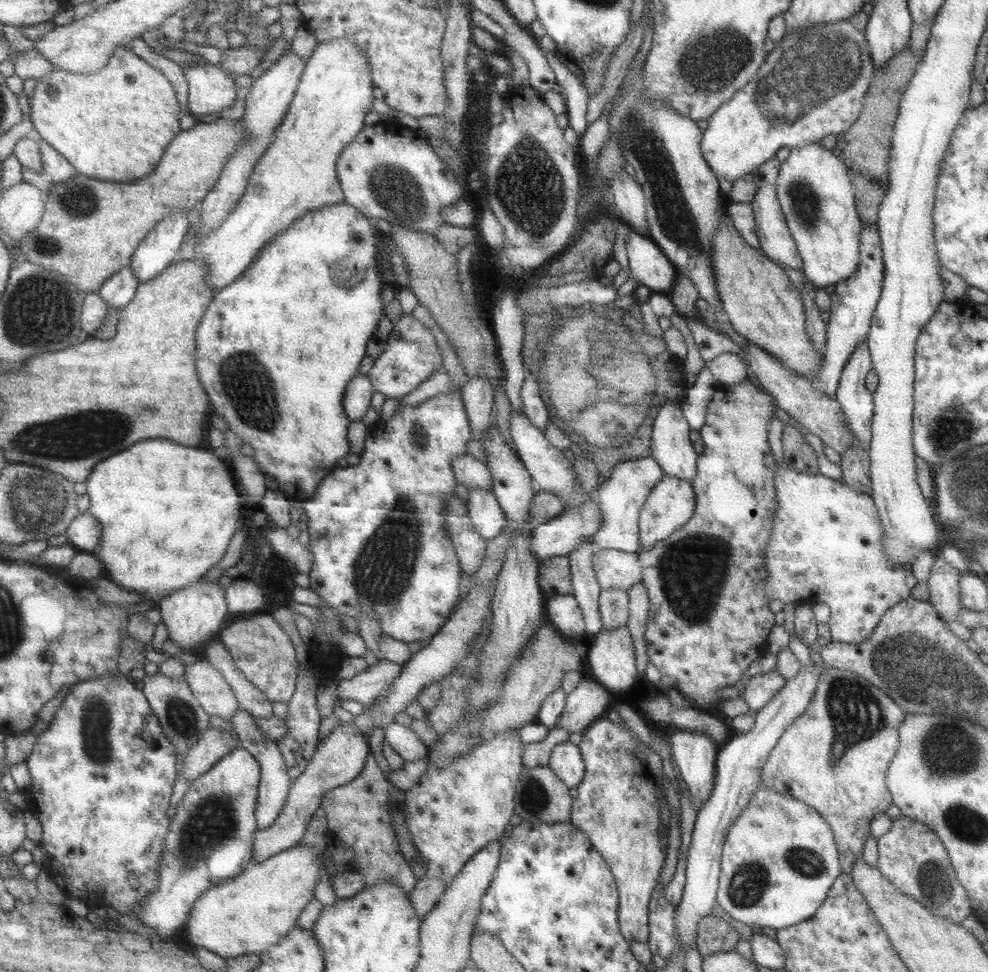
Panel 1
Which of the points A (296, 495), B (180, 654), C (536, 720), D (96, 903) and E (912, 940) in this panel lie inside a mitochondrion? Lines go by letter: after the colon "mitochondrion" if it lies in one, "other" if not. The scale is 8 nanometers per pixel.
A: other
B: other
C: other
D: other
E: other

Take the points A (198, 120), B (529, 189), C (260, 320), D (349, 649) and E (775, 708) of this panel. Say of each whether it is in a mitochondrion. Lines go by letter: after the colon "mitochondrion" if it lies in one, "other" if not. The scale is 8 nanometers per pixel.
A: other
B: mitochondrion
C: other
D: other
E: other

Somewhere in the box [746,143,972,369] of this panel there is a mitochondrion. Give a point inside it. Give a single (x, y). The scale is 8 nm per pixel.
(805, 203)

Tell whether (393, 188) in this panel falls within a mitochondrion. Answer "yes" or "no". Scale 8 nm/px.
yes

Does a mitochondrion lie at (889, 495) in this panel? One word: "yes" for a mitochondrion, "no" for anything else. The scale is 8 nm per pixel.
no

